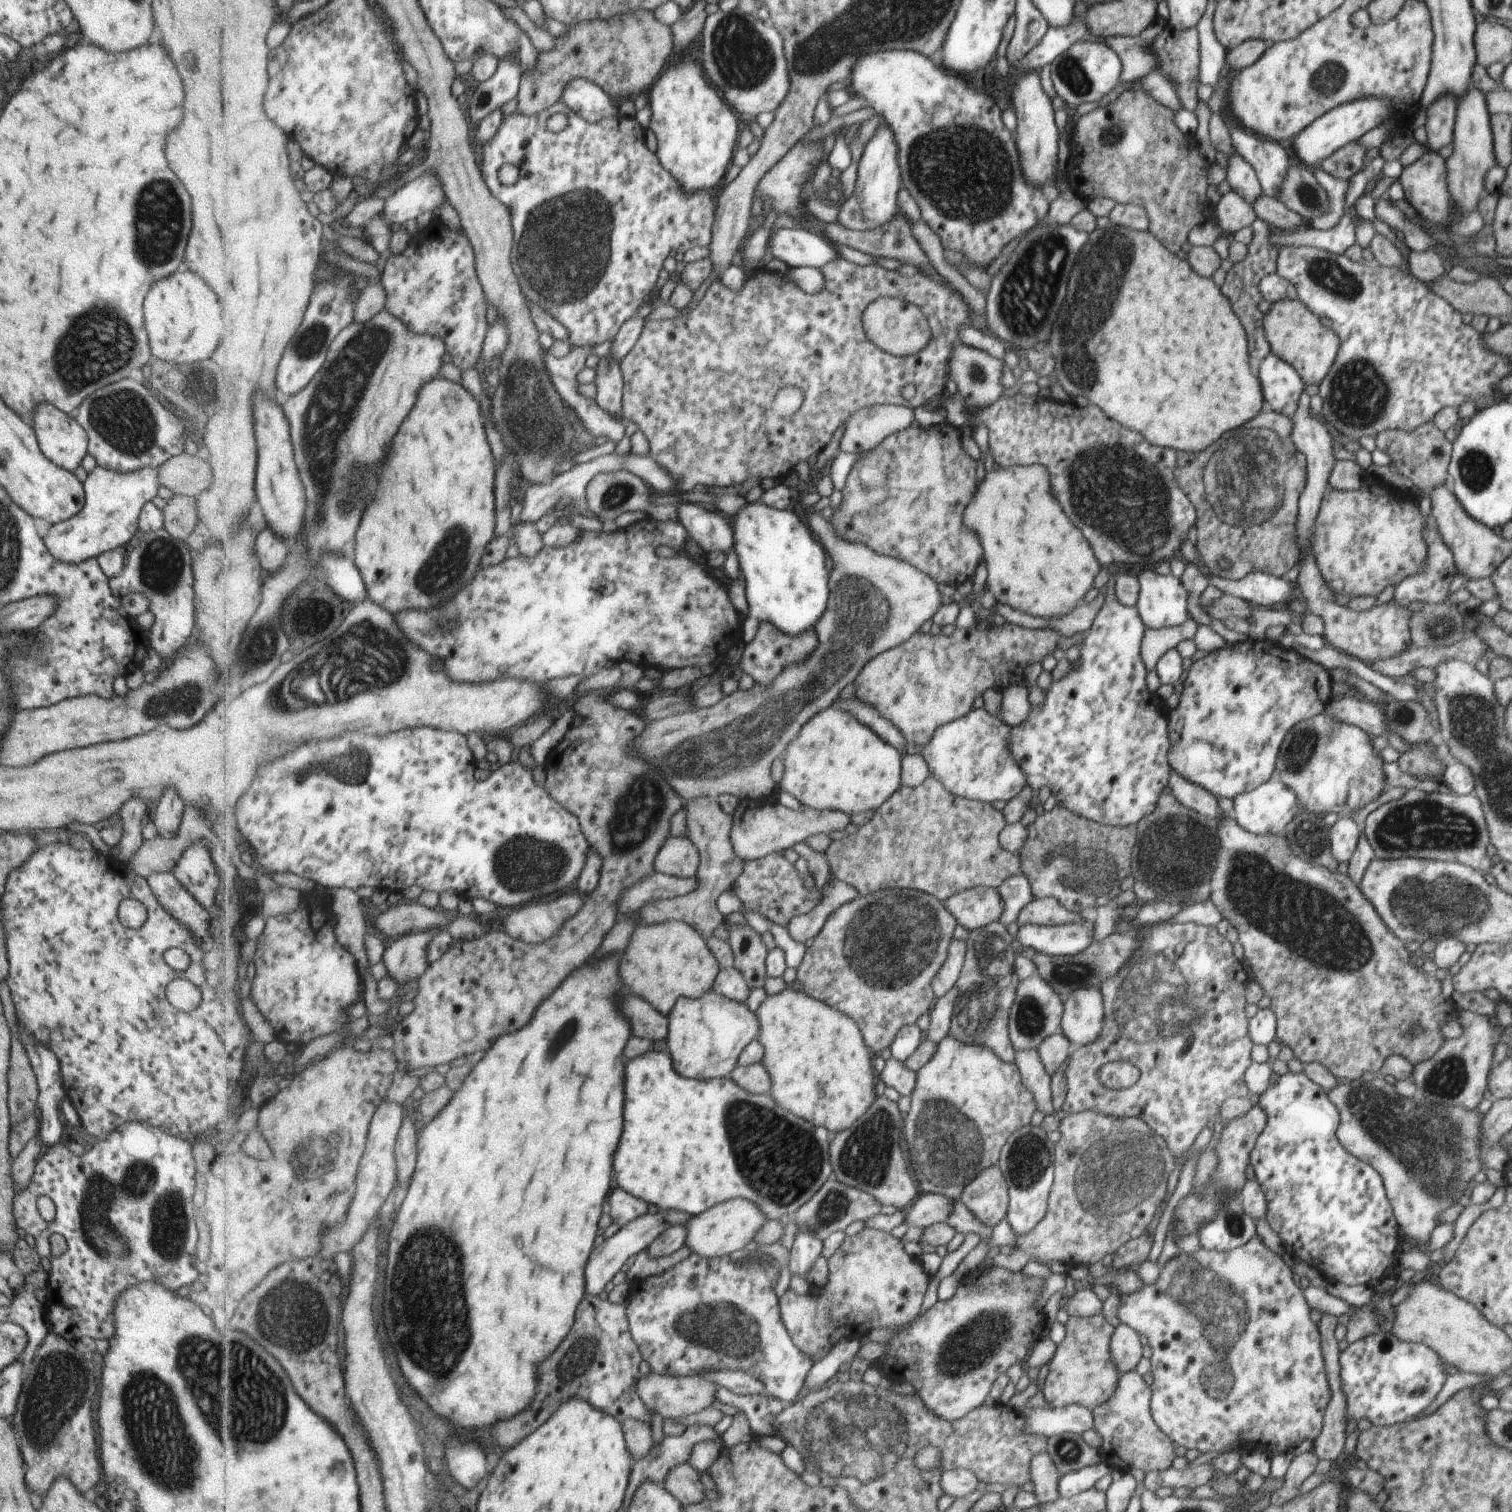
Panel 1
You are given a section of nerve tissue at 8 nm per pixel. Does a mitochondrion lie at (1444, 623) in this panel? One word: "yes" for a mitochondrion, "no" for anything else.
yes

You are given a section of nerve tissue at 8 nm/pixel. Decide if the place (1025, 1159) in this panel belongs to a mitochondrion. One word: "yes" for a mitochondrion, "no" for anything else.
yes

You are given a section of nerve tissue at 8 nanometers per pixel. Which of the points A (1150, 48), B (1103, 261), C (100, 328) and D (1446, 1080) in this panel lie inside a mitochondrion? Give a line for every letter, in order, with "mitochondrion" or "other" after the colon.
A: other
B: mitochondrion
C: mitochondrion
D: mitochondrion

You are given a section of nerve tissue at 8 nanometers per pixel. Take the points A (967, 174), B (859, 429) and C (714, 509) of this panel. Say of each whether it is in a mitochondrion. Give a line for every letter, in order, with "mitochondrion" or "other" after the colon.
A: mitochondrion
B: other
C: other

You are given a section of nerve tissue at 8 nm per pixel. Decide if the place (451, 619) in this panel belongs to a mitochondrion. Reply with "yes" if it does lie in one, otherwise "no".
yes

